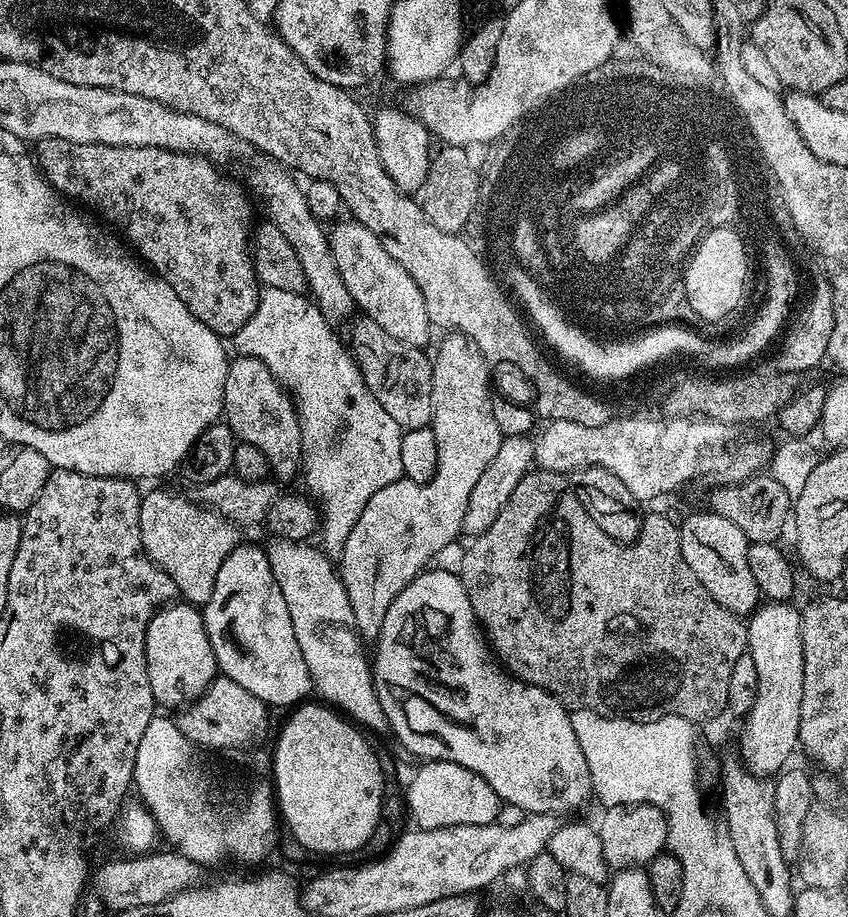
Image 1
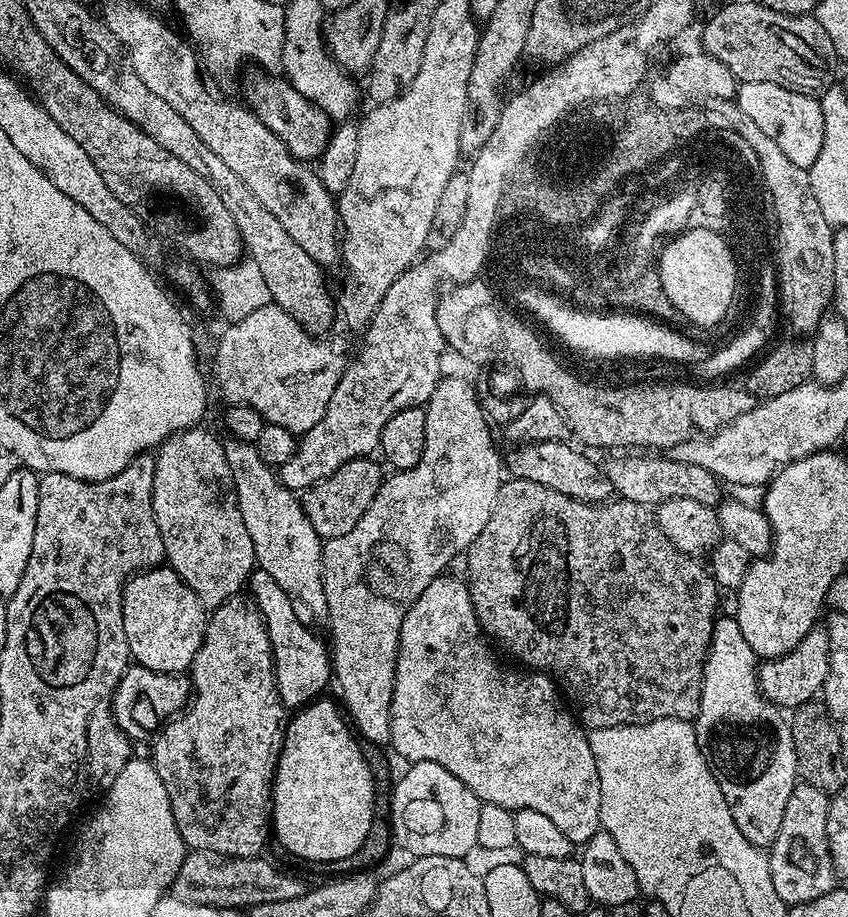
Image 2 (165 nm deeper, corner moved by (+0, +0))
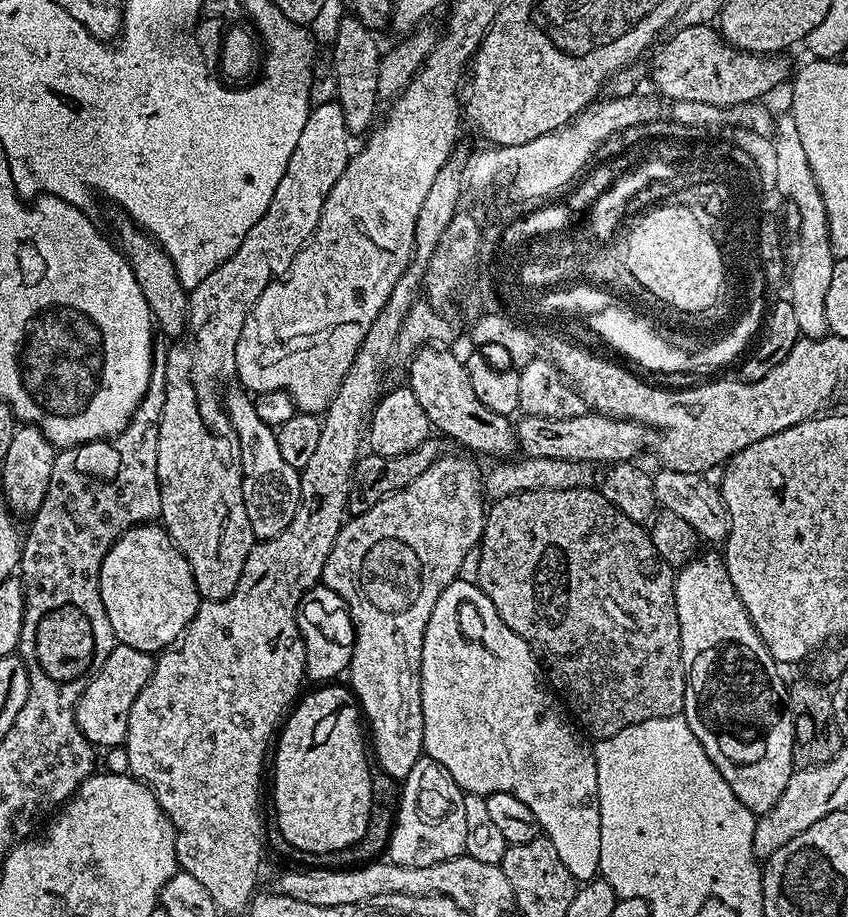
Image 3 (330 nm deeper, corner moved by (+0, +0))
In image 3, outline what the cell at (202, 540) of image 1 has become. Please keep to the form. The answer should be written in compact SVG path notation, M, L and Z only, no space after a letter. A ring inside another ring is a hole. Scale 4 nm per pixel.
M340 103L313 107L306 118L306 126L302 126L298 146L294 146L294 154L290 154L286 174L282 174L282 182L278 182L278 190L274 190L274 198L270 206L266 206L266 214L250 226L250 234L246 234L242 246L234 250L229 260L188 292L186 338L173 343L176 345L166 352L166 406L162 406L158 426L158 482L162 498L159 519L168 537L175 542L176 549L183 554L186 562L190 562L194 582L205 600L221 600L234 594L234 586L238 586L238 578L242 578L242 566L246 566L246 554L250 554L252 545L257 543L254 530L250 530L250 518L246 518L246 502L242 502L244 475L240 469L240 447L232 423L224 413L220 379L235 373L236 347L246 314L250 314L254 302L258 302L268 284L285 276L296 255L315 234L326 198L330 190L334 190L334 182L342 178L354 155L353 149L348 149L348 139L350 133Z

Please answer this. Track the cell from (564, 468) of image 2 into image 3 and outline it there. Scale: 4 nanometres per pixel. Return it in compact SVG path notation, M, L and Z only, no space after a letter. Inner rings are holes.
M424 346L415 353L416 356L408 364L407 387L412 389L414 398L422 405L422 410L426 410L426 418L433 429L441 432L441 437L449 436L452 440L457 440L464 448L470 448L474 452L485 452L488 456L500 456L496 458L508 458L517 451L516 429L513 421L502 414L494 414L494 410L489 410L487 406L482 406L478 402L478 394L474 394L474 386L470 386L470 374L468 373L465 361L459 360L452 352L443 352L440 346Z

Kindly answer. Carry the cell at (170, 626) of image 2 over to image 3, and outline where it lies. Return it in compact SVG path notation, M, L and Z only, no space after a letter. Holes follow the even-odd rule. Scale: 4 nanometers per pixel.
M156 522L126 530L110 546L100 567L100 593L117 641L153 654L179 640L202 599L190 562Z

